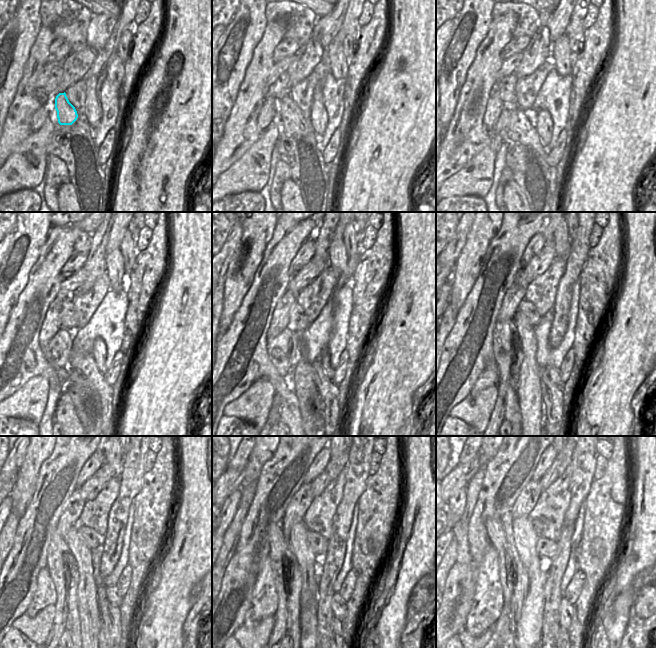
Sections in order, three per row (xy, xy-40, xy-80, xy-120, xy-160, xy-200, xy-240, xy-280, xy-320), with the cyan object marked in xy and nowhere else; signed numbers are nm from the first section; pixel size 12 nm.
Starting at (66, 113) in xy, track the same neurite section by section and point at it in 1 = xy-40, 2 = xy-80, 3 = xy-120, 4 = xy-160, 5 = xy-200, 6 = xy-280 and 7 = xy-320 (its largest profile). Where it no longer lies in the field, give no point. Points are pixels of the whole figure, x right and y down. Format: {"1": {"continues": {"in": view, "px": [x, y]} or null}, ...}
{"1": {"continues": {"in": "xy-40", "px": [296, 125]}}, "2": {"continues": {"in": "xy-80", "px": [520, 130]}}, "3": {"continues": {"in": "xy-120", "px": [85, 362]}}, "4": {"continues": {"in": "xy-160", "px": [328, 391]}}, "5": {"continues": {"in": "xy-200", "px": [552, 394]}}, "6": {"continues": {"in": "xy-280", "px": [337, 639]}}, "7": {"continues": {"in": "xy-320", "px": [563, 639]}}}

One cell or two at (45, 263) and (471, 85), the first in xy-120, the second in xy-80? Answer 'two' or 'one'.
one

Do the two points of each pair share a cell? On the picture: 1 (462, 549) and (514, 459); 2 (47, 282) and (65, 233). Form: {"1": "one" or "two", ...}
{"1": "two", "2": "one"}

